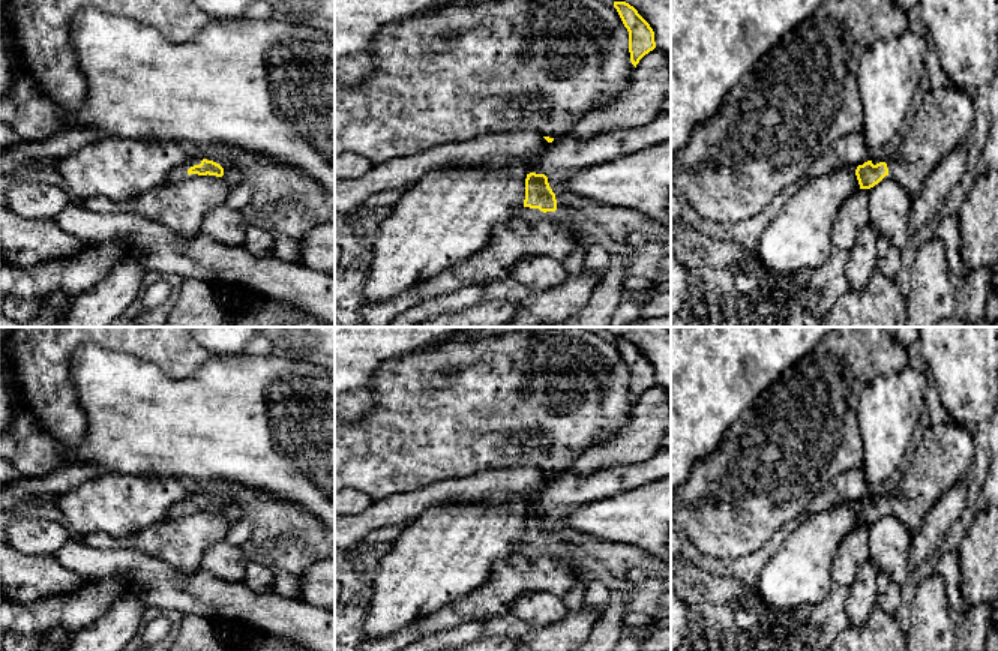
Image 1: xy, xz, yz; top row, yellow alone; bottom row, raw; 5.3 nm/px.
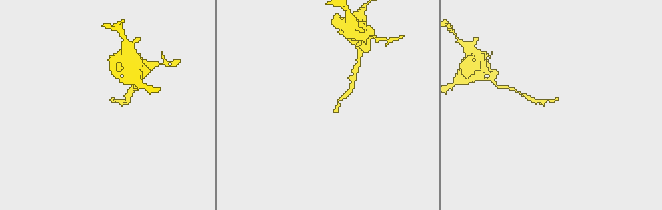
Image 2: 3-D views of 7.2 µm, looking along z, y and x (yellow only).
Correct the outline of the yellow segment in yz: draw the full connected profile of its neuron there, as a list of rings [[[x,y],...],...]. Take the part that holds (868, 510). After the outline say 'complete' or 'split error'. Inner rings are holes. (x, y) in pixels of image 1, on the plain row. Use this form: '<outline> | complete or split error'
[[[932,423],[923,434],[908,468],[894,478],[888,495],[858,501],[860,525],[870,525],[885,512],[897,516],[912,534],[939,498],[963,478],[975,458],[974,436],[957,423]]] | split error

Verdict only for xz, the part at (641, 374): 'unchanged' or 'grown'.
unchanged

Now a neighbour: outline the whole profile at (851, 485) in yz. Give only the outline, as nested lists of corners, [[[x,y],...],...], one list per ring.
[[[852,468],[839,474],[821,494],[818,494],[810,506],[809,513],[821,513],[849,501],[863,501],[872,495],[861,468]]]

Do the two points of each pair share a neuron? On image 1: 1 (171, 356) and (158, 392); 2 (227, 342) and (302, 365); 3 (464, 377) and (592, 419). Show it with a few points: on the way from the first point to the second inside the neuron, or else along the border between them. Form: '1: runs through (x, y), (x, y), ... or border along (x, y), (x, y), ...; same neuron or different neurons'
1: border along (134, 356), (170, 377), (186, 377), (200, 366); different neurons
2: border along (243, 350), (237, 354), (216, 356); different neurons
3: runs through (495, 401), (535, 402), (550, 417), (560, 419); same neuron

